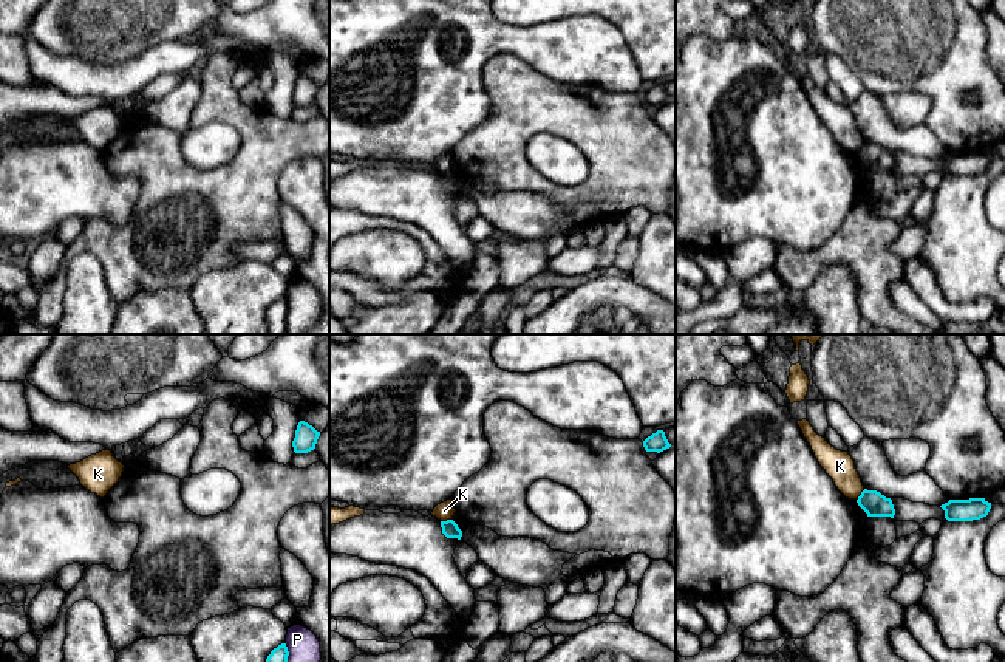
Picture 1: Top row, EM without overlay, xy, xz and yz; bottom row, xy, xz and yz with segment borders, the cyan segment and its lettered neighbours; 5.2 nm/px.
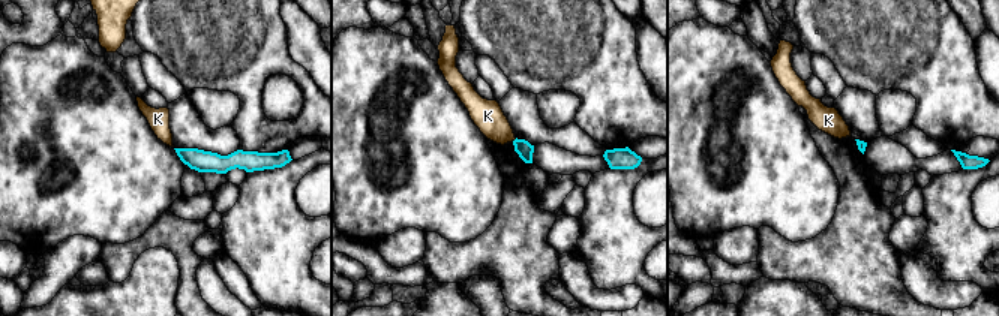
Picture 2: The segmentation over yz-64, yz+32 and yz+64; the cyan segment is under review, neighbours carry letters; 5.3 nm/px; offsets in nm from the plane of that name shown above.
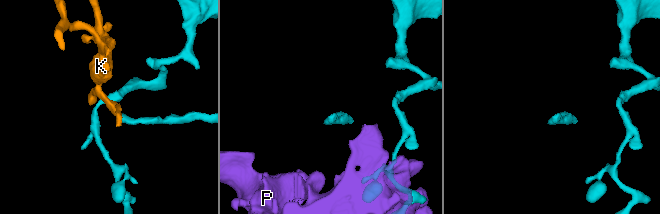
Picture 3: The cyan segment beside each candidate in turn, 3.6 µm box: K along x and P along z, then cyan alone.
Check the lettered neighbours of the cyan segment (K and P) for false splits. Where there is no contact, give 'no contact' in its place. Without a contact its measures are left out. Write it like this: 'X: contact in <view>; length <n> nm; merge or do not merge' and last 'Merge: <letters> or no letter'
K: contact in xz; length 70 nm; do not merge
P: contact in xy; length 190 nm; do not merge
Merge: no letter

